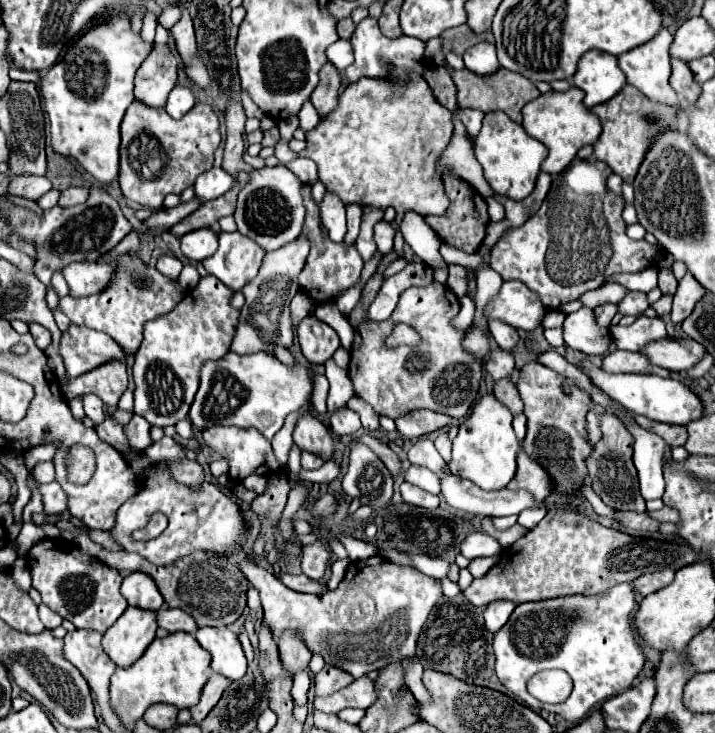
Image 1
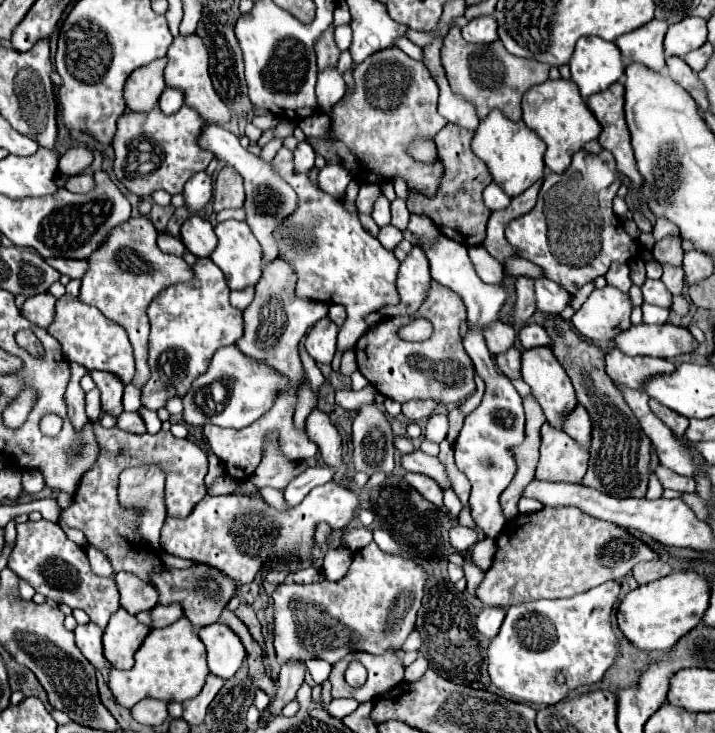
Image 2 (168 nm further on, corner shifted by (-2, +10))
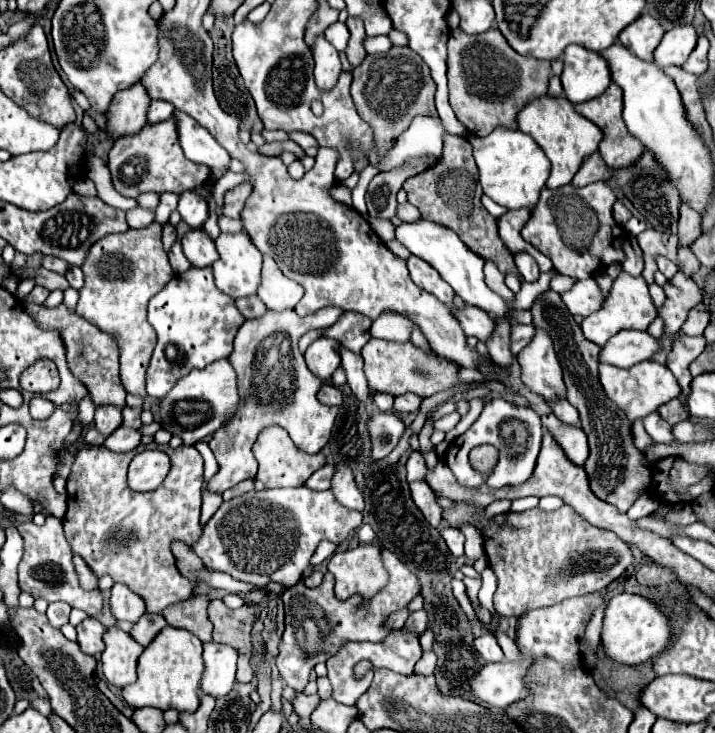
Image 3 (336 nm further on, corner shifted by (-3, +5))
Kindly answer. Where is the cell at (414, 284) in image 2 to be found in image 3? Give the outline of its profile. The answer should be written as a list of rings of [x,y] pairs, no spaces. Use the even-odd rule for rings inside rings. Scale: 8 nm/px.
[[[411,255],[407,259],[407,269],[409,269],[409,275],[411,275],[411,279],[413,279],[415,285],[419,285],[427,293],[433,293],[435,297],[439,297],[439,301],[443,301],[447,307],[453,305],[455,291],[451,289],[451,285],[447,285],[441,279],[441,275],[429,263],[425,263],[423,259]]]

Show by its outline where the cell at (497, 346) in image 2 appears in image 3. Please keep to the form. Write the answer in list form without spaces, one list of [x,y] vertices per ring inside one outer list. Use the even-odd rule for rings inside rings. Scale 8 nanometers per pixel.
[[[465,303],[461,307],[453,307],[451,313],[459,321],[459,325],[467,337],[473,335],[479,341],[487,341],[487,337],[493,331],[493,319],[487,317],[487,313],[475,305]]]

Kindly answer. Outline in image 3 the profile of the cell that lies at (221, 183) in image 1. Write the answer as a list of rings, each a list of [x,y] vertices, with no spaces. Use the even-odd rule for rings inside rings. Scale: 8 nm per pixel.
[[[193,191],[181,193],[177,211],[181,213],[181,219],[183,219],[191,229],[201,229],[203,223],[207,221],[207,217],[209,217],[207,201],[203,201],[203,197],[199,197],[199,195],[193,193]]]

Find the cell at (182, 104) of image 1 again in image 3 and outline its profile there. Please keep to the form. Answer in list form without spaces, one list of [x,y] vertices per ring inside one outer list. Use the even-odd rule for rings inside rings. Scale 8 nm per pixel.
[[[151,101],[149,109],[147,109],[147,123],[161,123],[165,119],[171,119],[173,111],[175,111],[175,107],[171,103]]]

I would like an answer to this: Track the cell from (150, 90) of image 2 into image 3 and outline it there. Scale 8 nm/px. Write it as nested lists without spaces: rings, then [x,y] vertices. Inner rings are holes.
[[[135,83],[127,91],[119,91],[107,109],[107,137],[115,141],[119,137],[139,133],[139,129],[147,123],[145,115],[149,103],[151,97],[147,97],[141,83]]]

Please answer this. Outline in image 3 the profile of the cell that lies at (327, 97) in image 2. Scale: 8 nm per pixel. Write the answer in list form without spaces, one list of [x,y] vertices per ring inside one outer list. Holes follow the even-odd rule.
[[[317,35],[311,47],[315,59],[315,81],[321,89],[331,89],[341,73],[341,61],[337,49],[325,39],[325,35]]]

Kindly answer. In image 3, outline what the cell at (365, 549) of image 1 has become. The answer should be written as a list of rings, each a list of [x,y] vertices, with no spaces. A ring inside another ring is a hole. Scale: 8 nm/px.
[[[303,485],[295,489],[249,491],[219,507],[203,527],[201,539],[195,543],[195,553],[207,569],[227,573],[239,581],[255,585],[277,581],[293,587],[303,579],[319,541],[327,539],[339,545],[361,523],[363,515],[343,507],[331,489],[313,491]]]

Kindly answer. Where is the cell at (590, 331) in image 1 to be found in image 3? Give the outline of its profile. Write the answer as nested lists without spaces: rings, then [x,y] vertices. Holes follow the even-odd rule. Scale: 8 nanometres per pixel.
[[[623,271],[623,273],[615,279],[615,283],[613,283],[611,295],[609,295],[609,299],[605,301],[605,307],[599,309],[599,311],[595,311],[595,313],[591,313],[589,317],[585,317],[583,323],[581,323],[581,329],[583,329],[583,335],[585,335],[589,341],[593,341],[593,343],[597,343],[597,345],[603,347],[609,337],[617,335],[617,333],[623,331],[623,329],[647,331],[647,327],[651,325],[651,321],[653,321],[655,317],[657,317],[657,309],[655,309],[655,305],[653,305],[653,299],[651,299],[651,295],[649,295],[649,287],[647,287],[645,279],[643,279],[641,275],[639,275],[639,277],[633,277],[633,275],[629,275],[629,273]]]

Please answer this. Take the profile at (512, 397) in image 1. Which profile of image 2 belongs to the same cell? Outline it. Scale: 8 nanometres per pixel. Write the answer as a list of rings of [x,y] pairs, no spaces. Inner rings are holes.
[[[510,348],[510,352],[504,352],[502,356],[496,356],[494,360],[504,376],[508,376],[510,380],[520,378],[520,352],[516,348]]]

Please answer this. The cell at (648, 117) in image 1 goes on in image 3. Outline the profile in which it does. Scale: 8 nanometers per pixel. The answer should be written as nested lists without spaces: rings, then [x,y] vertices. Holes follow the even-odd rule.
[[[611,83],[601,97],[595,97],[595,99],[591,99],[591,101],[585,101],[585,103],[575,105],[575,111],[581,113],[583,117],[587,117],[589,121],[593,121],[593,123],[605,133],[603,143],[599,145],[599,153],[601,153],[603,161],[605,161],[609,167],[613,167],[613,169],[627,167],[627,165],[633,165],[633,163],[641,157],[643,145],[641,145],[641,141],[639,141],[637,137],[633,137],[633,135],[627,131],[625,121],[623,121],[623,117],[621,117],[621,111],[623,111],[623,93],[621,93],[619,85]]]

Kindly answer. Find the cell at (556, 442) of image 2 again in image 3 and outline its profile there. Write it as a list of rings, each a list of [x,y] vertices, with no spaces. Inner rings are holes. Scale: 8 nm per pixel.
[[[553,413],[543,415],[541,419],[543,419],[543,427],[551,431],[551,435],[555,437],[555,441],[559,441],[559,445],[567,453],[569,461],[573,461],[575,465],[583,465],[585,459],[589,457],[587,435],[583,433],[583,429],[559,421]]]

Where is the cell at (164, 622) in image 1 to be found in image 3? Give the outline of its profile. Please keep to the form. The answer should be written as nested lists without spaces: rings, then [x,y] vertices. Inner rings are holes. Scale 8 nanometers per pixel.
[[[143,613],[143,617],[133,625],[133,629],[129,631],[131,637],[135,637],[135,641],[143,647],[149,645],[149,641],[153,641],[153,637],[167,625],[167,621],[161,615],[149,615]]]

